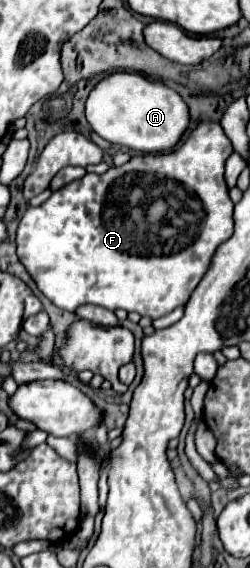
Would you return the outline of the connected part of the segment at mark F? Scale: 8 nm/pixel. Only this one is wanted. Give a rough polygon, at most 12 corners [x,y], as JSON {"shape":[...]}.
{"shape":[[202,121],[28,207],[56,307],[184,307],[232,237],[232,143]]}

